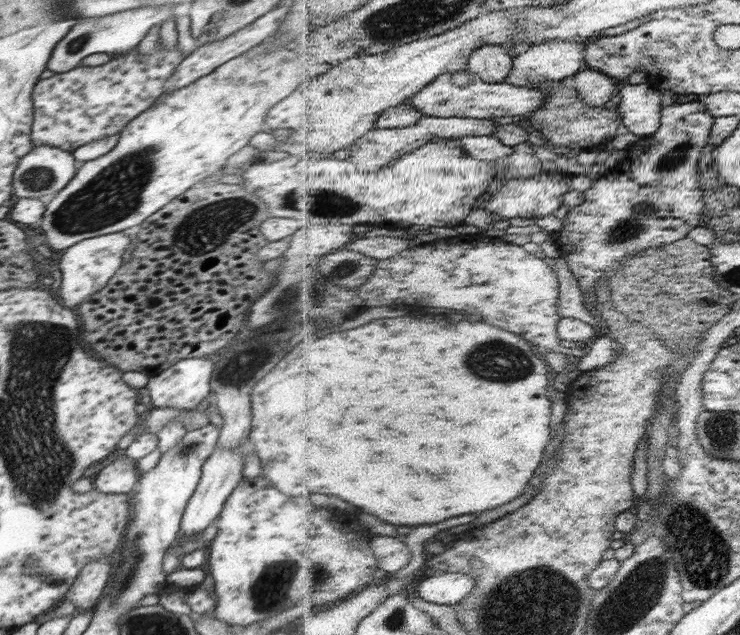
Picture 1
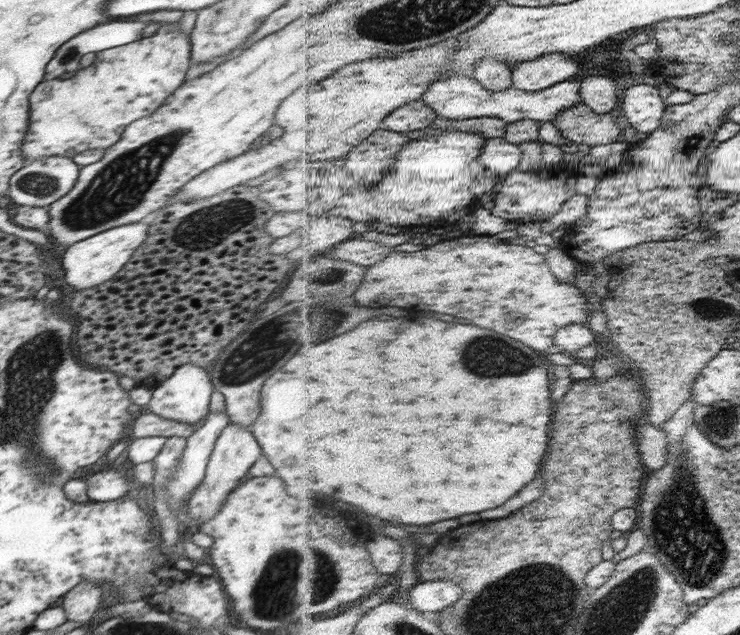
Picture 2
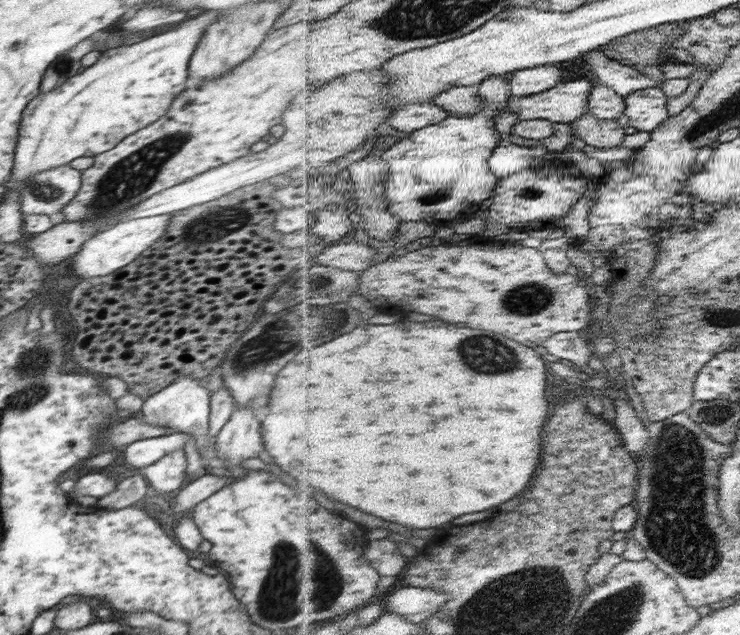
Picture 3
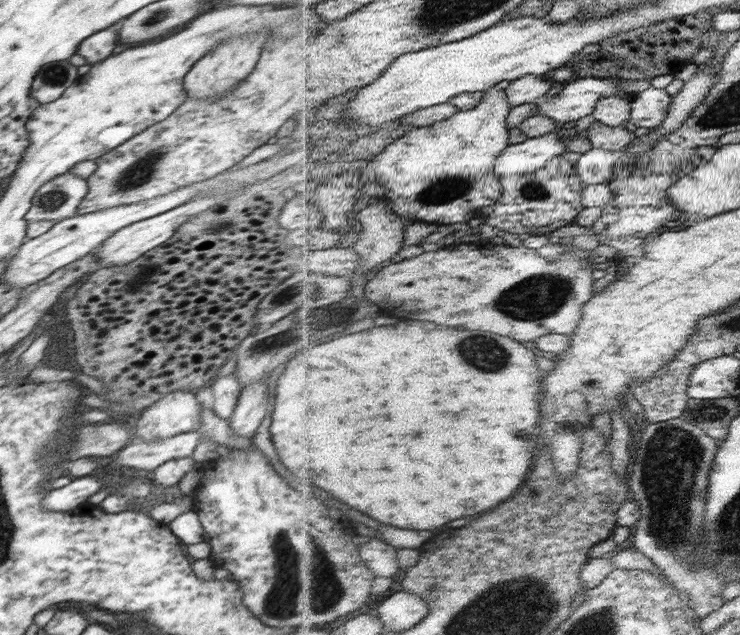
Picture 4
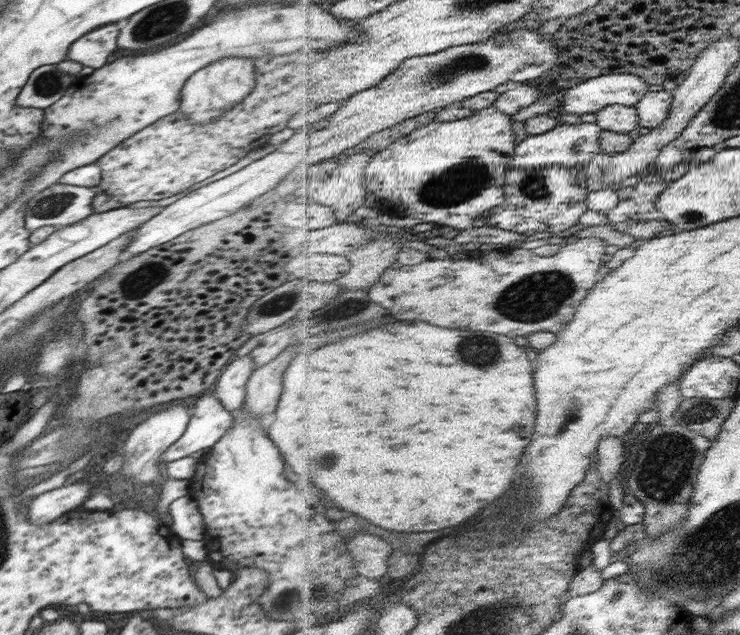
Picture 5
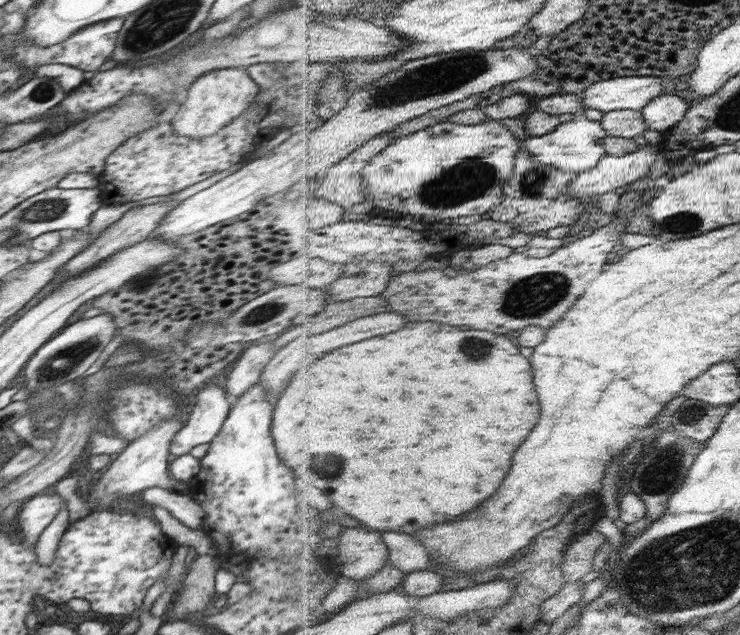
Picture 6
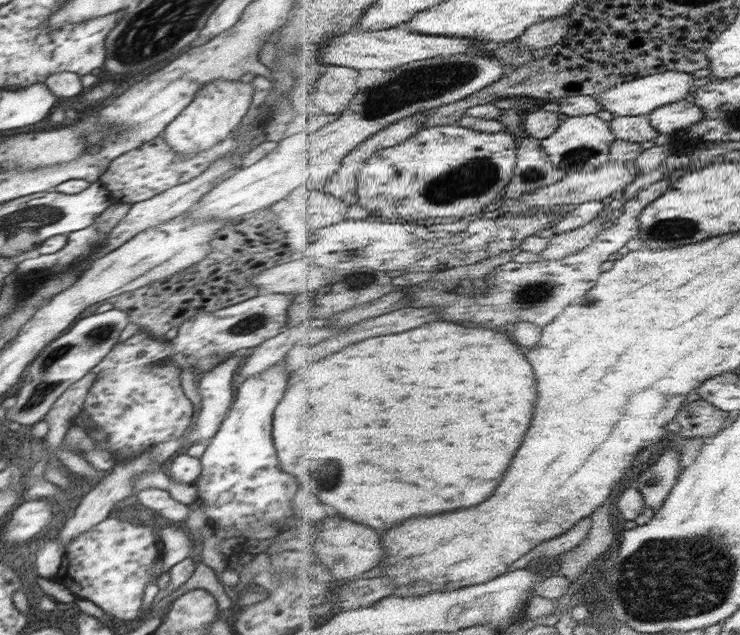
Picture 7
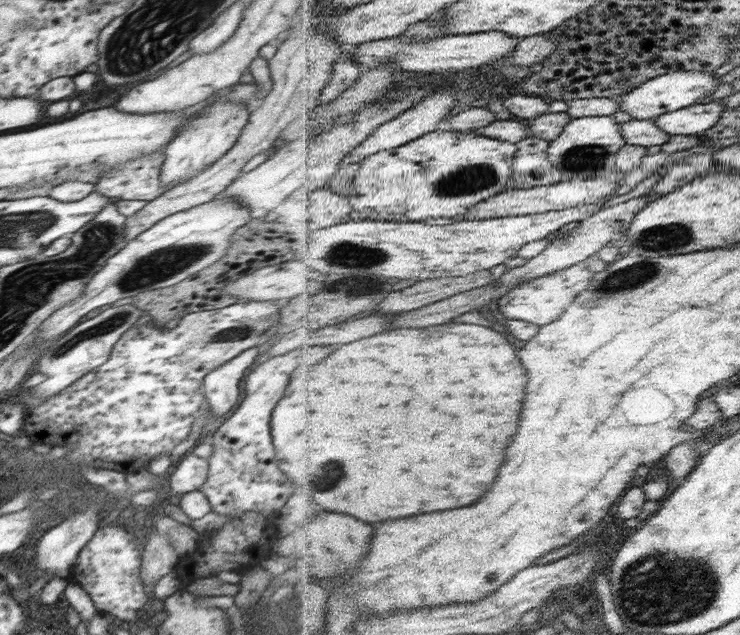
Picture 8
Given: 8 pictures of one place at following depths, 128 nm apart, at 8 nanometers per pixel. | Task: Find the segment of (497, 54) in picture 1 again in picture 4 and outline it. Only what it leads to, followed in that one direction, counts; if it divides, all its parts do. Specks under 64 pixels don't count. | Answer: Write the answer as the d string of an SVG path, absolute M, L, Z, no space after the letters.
M494 86L485 91L480 106L469 111L460 110L452 118L407 132L372 160L370 164L380 172L380 179L387 188L386 195L394 204L394 211L406 218L408 227L419 222L441 225L469 223L472 218L482 216L484 206L496 206L503 198L505 189L502 177L495 169L500 156L512 145L509 122L512 109L507 89Z

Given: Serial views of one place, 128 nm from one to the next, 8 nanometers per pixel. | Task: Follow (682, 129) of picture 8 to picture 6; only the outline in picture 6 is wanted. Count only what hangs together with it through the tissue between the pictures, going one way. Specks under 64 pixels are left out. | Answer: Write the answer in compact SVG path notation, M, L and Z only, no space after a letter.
M666 93L654 98L642 111L648 128L668 134L686 118L691 105L684 97Z

